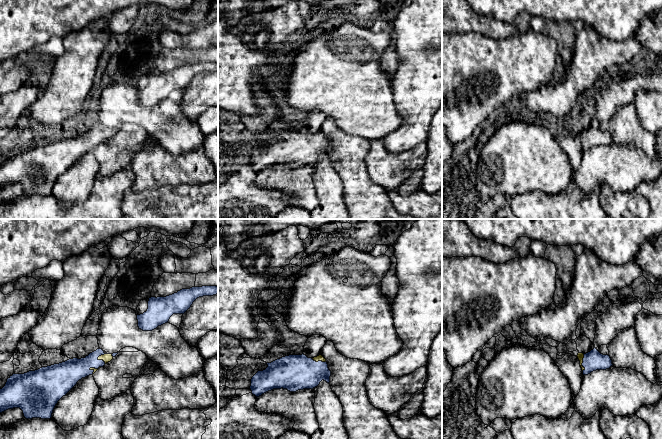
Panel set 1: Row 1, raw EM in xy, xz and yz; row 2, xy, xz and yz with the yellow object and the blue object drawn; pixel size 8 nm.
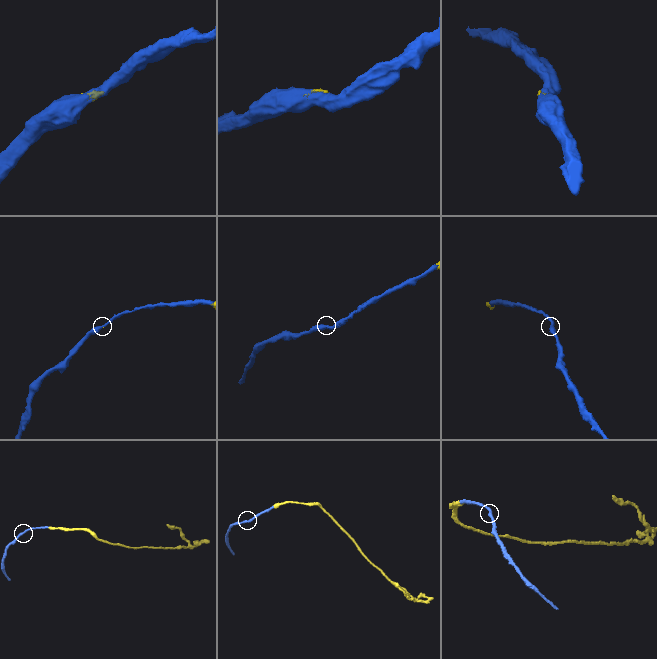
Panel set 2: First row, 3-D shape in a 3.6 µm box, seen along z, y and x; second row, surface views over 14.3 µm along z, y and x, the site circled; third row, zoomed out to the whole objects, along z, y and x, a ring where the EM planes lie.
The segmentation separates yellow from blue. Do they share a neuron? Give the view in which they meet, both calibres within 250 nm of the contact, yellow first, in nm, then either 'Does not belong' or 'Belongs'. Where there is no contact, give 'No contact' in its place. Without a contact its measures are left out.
Touches yellow in xy. Thickness 70 nm (yellow) against 190 nm. Belongs

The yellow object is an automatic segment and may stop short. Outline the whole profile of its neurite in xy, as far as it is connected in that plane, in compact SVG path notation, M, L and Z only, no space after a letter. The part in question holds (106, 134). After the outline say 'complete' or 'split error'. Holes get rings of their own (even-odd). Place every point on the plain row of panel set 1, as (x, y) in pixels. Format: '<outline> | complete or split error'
M99 124L85 134L71 134L35 147L13 150L0 165L0 189L20 184L26 195L50 195L58 177L79 156L93 151L117 130L107 130Z | split error

